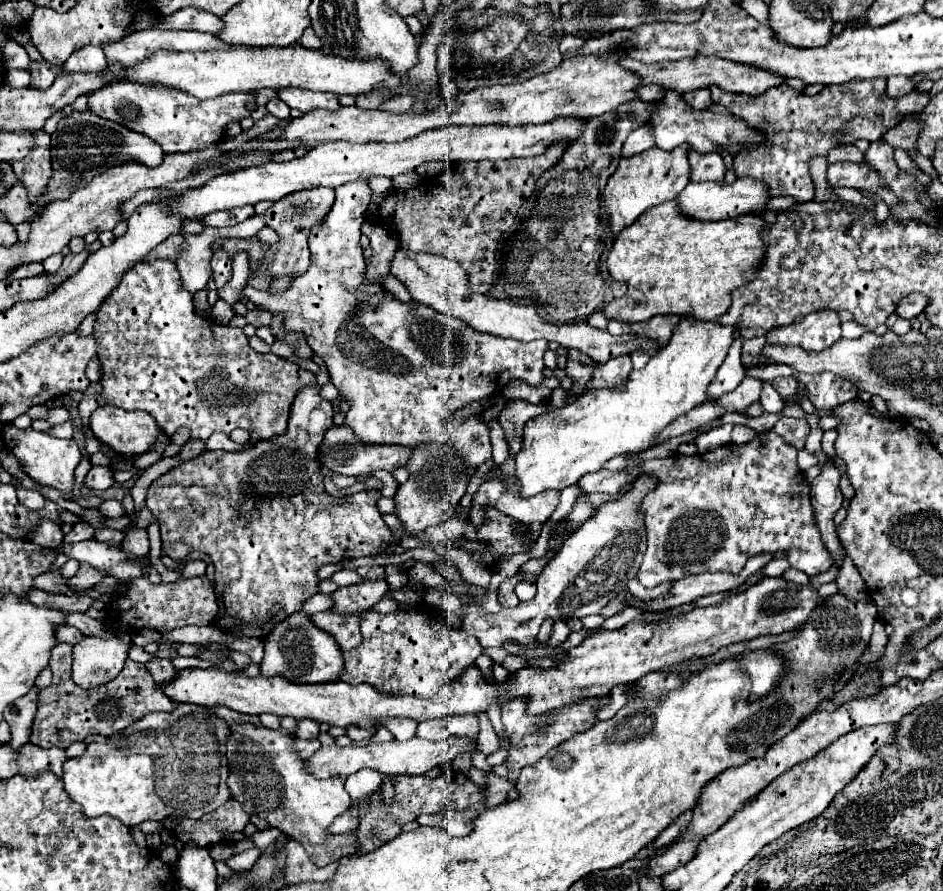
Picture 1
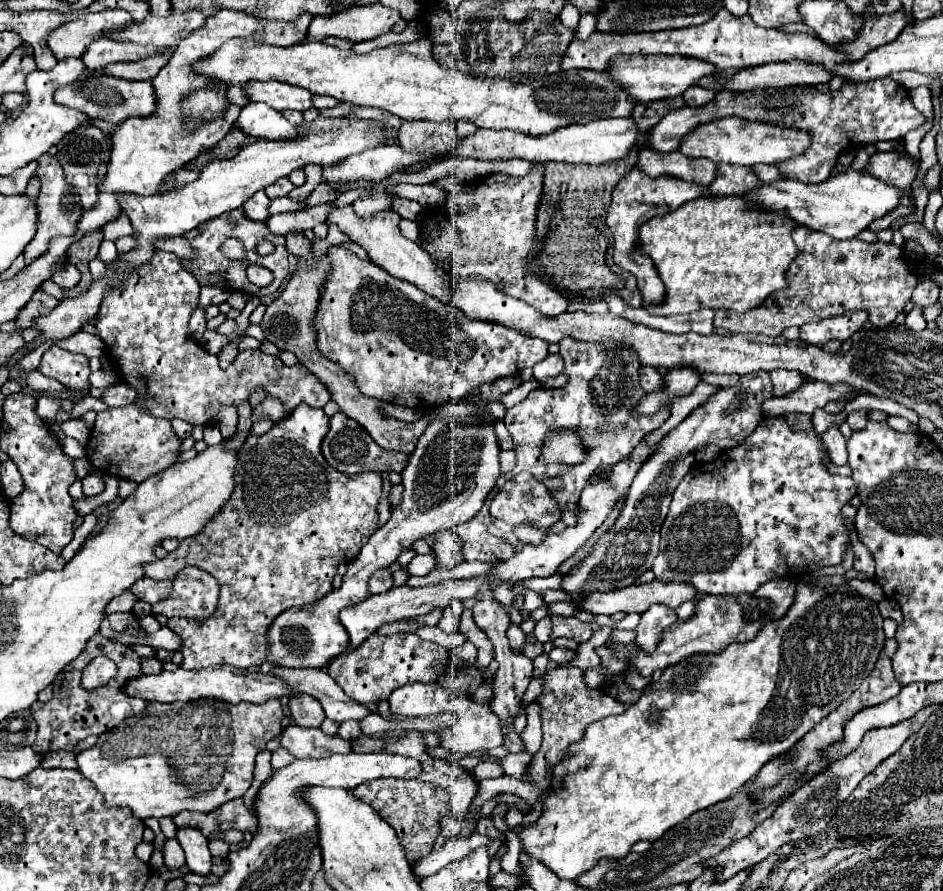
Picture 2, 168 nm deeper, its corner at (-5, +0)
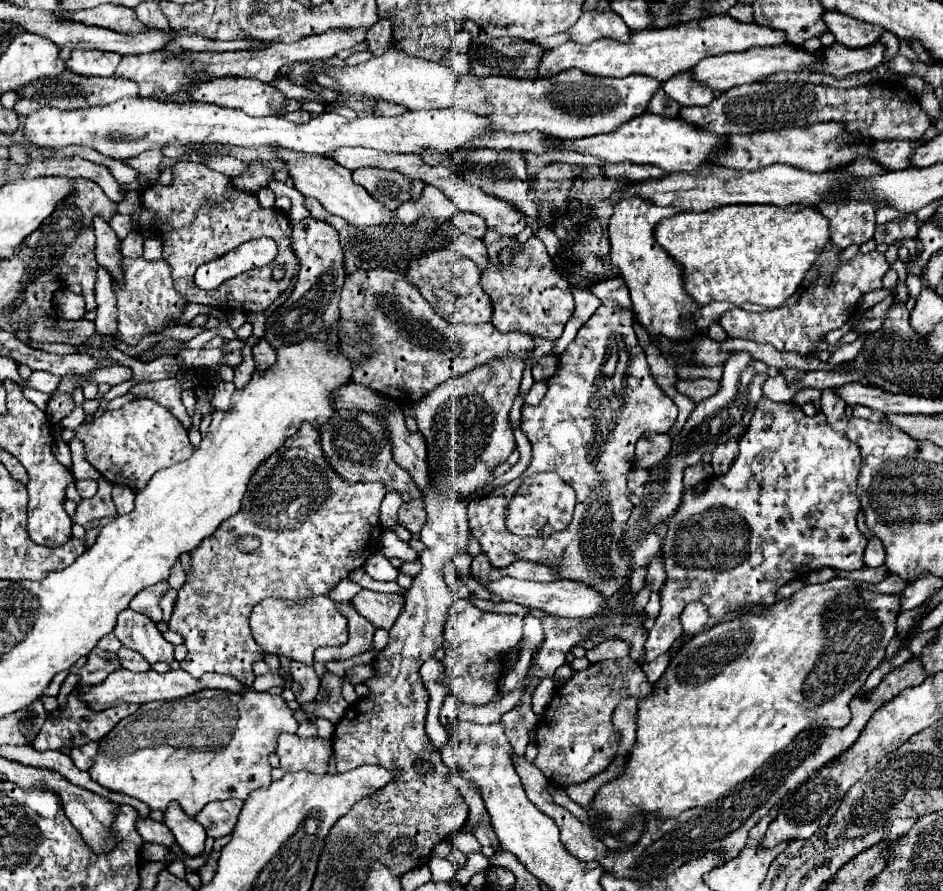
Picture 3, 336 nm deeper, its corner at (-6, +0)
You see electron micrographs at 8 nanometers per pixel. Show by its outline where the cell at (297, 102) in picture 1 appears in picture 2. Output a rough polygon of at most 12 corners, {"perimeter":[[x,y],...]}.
{"perimeter":[[250,80],[242,86],[248,102],[270,108],[312,108],[312,94],[290,84]]}

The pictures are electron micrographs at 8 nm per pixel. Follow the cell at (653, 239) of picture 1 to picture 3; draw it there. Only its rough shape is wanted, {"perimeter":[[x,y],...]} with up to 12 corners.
{"perimeter":[[815,208],[679,212],[655,240],[697,304],[779,308],[829,226]]}

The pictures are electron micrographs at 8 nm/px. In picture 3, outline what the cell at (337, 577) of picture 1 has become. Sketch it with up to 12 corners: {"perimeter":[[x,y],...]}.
{"perimeter":[[373,554],[365,572],[379,582],[397,582],[389,558]]}

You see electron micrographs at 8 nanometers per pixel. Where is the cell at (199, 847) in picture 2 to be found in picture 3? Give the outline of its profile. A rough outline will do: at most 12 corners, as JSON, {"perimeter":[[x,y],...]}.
{"perimeter":[[179,804],[165,812],[177,844],[187,856],[201,856],[205,832]]}

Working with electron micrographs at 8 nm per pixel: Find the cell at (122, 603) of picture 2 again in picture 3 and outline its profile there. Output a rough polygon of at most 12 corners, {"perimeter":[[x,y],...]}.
{"perimeter":[[159,582],[131,600],[129,608],[161,620],[159,598],[167,582]]}

